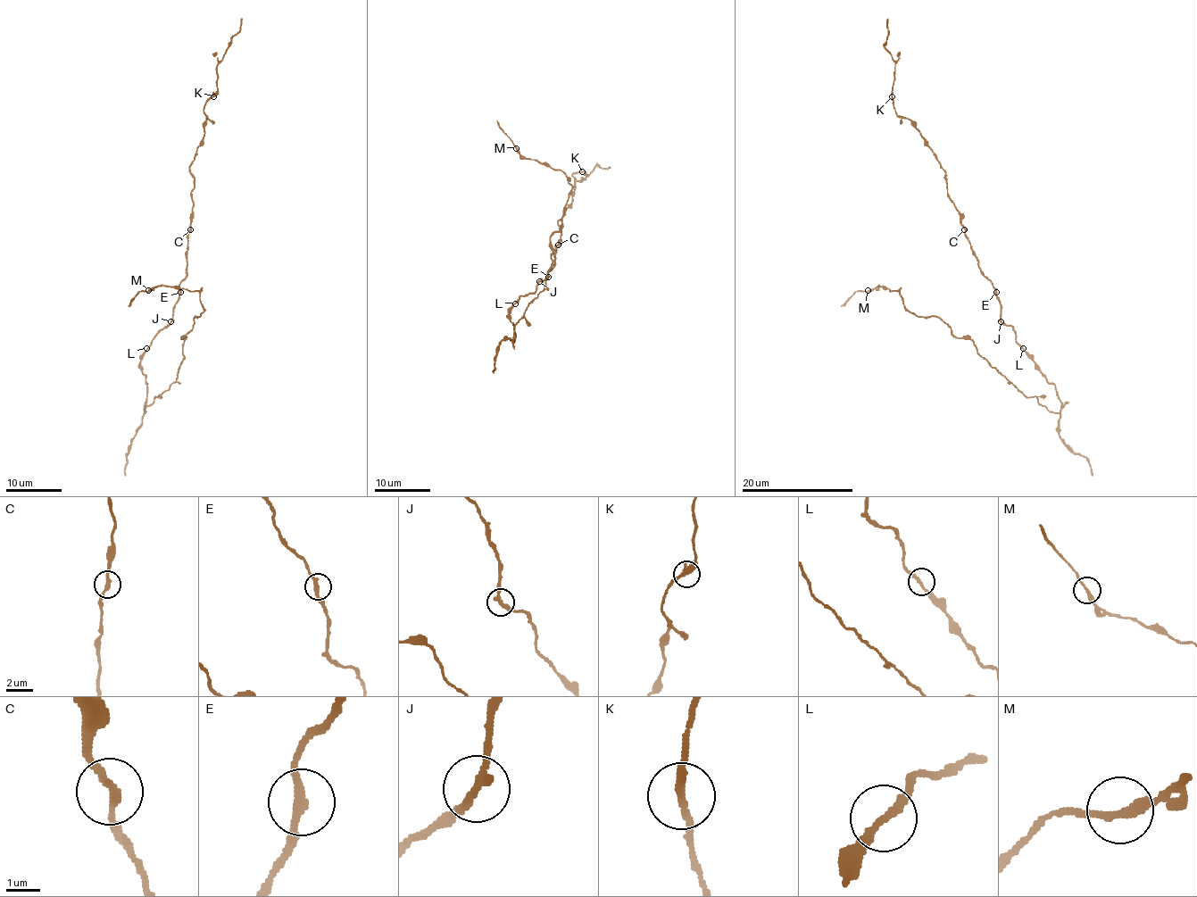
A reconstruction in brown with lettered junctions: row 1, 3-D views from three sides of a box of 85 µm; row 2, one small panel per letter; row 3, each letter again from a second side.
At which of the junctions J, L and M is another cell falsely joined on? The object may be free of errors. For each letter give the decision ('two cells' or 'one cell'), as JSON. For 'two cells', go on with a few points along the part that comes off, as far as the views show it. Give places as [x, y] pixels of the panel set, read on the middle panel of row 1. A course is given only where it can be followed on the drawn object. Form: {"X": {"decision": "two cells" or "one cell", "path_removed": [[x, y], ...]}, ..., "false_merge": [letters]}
{"J": {"decision": "one cell"}, "L": {"decision": "one cell"}, "M": {"decision": "one cell"}, "false_merge": []}

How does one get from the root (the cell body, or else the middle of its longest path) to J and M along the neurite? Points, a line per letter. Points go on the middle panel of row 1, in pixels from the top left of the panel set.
J: (515, 303), (520, 296), (532, 294), (538, 280)
M: (515, 303), (513, 341), (513, 326), (545, 285), (550, 237), (561, 229), (572, 188), (562, 171), (516, 148)

